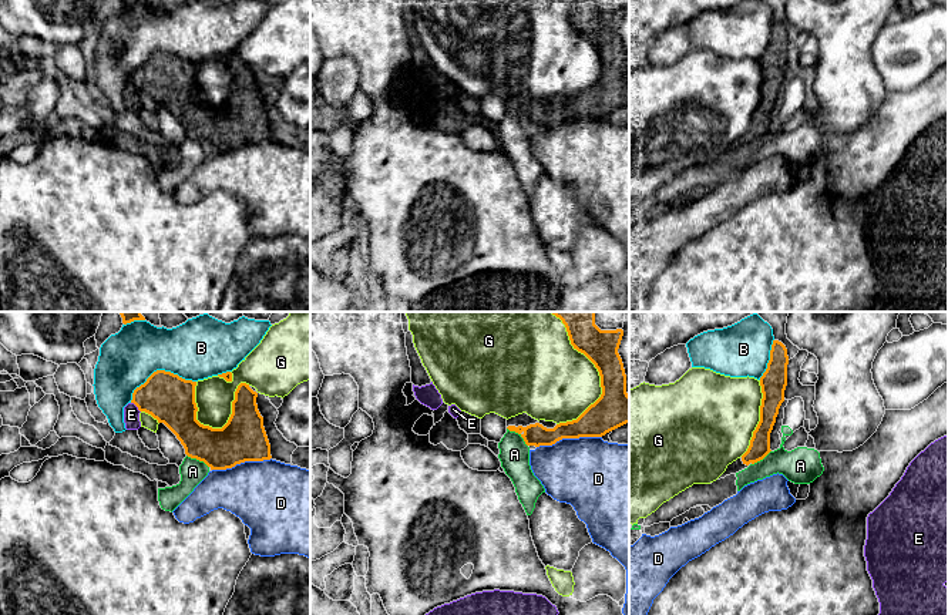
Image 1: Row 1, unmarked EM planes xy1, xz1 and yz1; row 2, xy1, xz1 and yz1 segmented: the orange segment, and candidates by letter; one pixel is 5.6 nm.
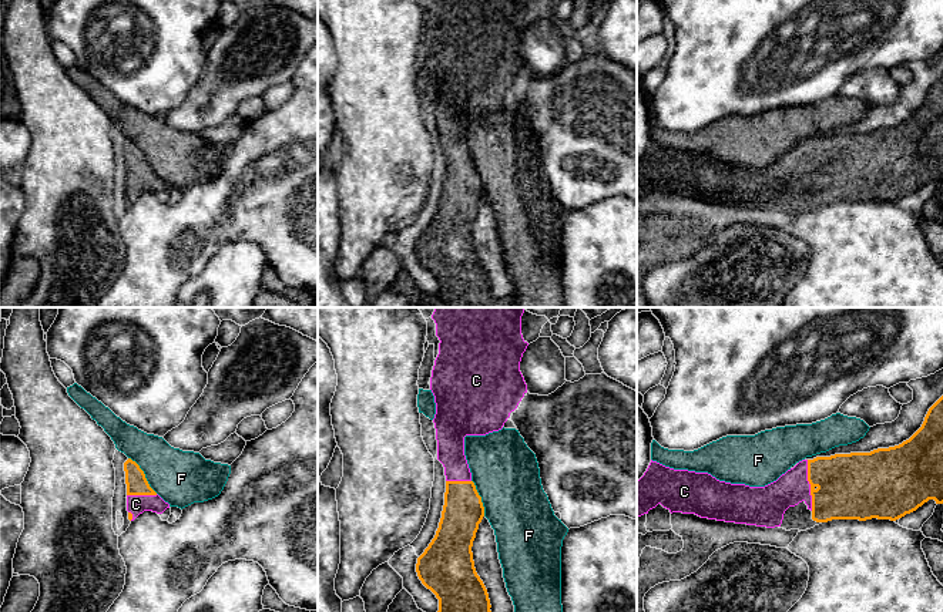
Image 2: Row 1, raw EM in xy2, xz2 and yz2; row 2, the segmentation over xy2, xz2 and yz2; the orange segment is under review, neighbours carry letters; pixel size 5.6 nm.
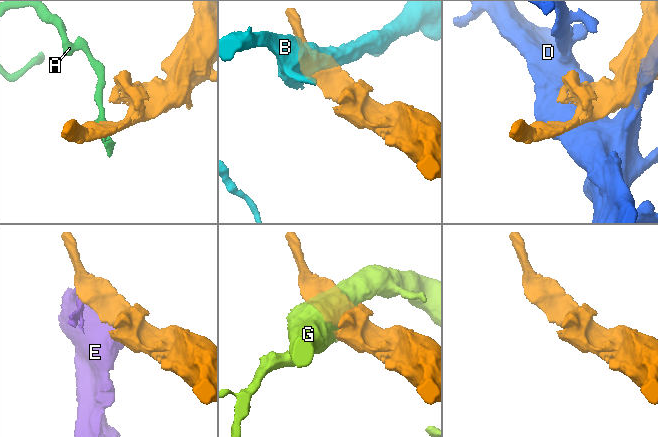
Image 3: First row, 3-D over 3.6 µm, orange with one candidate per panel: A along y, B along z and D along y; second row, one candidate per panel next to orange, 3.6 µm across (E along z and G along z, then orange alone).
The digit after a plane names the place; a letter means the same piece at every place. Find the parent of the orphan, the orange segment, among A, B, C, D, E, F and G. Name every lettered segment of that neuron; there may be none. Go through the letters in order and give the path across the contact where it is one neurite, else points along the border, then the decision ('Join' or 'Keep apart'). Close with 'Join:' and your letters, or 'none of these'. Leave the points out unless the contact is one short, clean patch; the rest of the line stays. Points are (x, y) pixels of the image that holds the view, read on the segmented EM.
A: Boundary: xz1 (507, 427), (514, 430), (527, 446). Keep apart
B: Keep apart
C: Path across: yz2 (855, 486), (811, 486), (795, 486), (771, 501). Join
D: Keep apart
E: Boundary: xy1 (131, 402), (140, 412). Keep apart
F: Boundary: xy2 (128, 457), (138, 466), (147, 483), (157, 493). Keep apart
G: Keep apart
Join: C

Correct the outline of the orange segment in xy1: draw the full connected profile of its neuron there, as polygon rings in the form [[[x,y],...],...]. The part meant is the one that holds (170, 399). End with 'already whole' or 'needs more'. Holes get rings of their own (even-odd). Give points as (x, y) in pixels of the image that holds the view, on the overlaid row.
[[[157,370],[134,390],[131,403],[164,423],[181,441],[185,454],[204,461],[211,470],[272,458],[263,417],[256,404],[258,393],[249,384],[238,386],[232,414],[222,429],[196,420],[195,386],[196,382]]] | already whole

